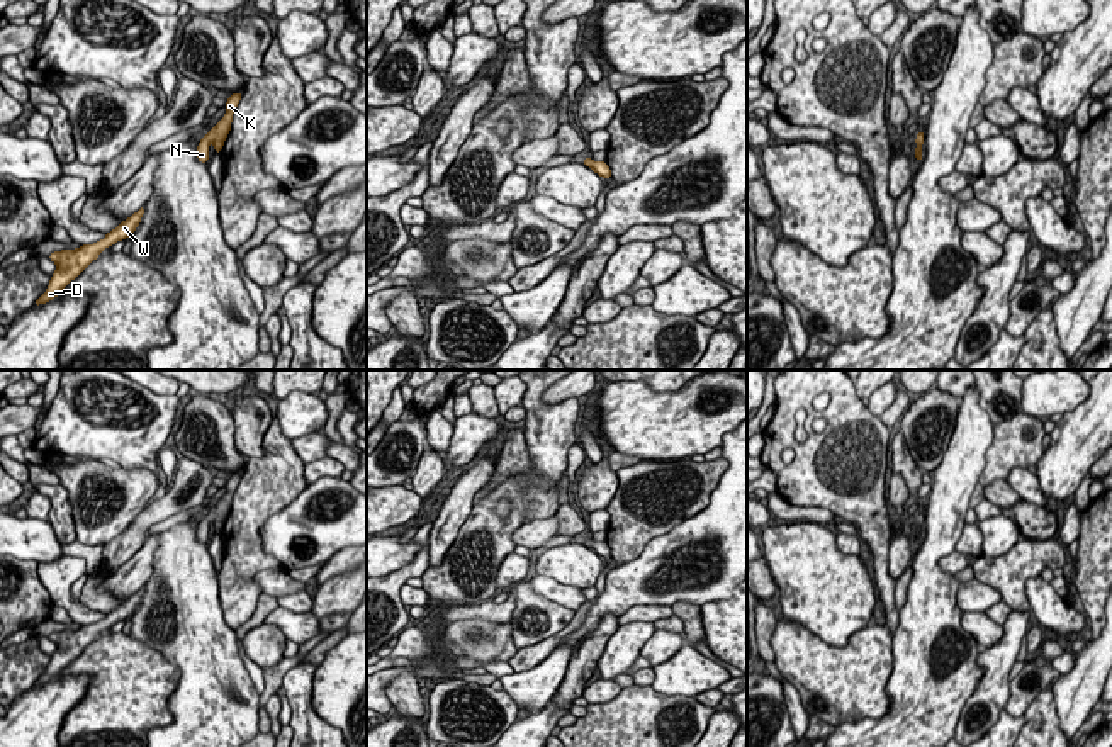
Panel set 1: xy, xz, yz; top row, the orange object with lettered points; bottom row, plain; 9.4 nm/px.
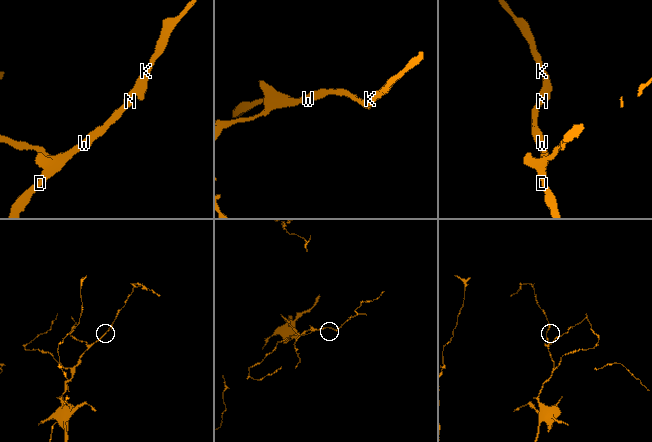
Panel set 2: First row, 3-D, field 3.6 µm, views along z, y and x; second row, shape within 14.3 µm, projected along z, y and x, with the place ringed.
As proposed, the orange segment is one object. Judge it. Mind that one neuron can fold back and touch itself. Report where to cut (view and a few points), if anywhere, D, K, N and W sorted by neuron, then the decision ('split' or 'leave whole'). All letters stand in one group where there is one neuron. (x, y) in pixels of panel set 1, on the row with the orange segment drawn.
no cut | D K N W | leave whole

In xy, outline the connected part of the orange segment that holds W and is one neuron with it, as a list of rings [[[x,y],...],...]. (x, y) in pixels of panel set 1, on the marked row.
[[[141,207],[131,217],[122,221],[115,229],[105,233],[105,238],[93,243],[83,244],[75,250],[61,250],[51,253],[48,258],[56,263],[56,272],[51,275],[46,292],[34,302],[34,306],[46,304],[58,297],[61,290],[75,280],[93,260],[100,256],[105,248],[110,248],[117,241],[122,241],[136,231],[141,222],[144,209]]]

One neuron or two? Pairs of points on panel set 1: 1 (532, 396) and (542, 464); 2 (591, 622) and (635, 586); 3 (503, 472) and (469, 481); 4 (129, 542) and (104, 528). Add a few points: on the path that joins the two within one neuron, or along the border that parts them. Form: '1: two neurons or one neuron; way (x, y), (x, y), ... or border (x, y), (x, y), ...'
1: one neuron; way (539, 413), (542, 420), (542, 447)
2: one neuron; way (601, 610), (623, 589)
3: two neurons; border (501, 450), (491, 479), (476, 496)
4: two neurons; border (145, 508), (104, 545)

